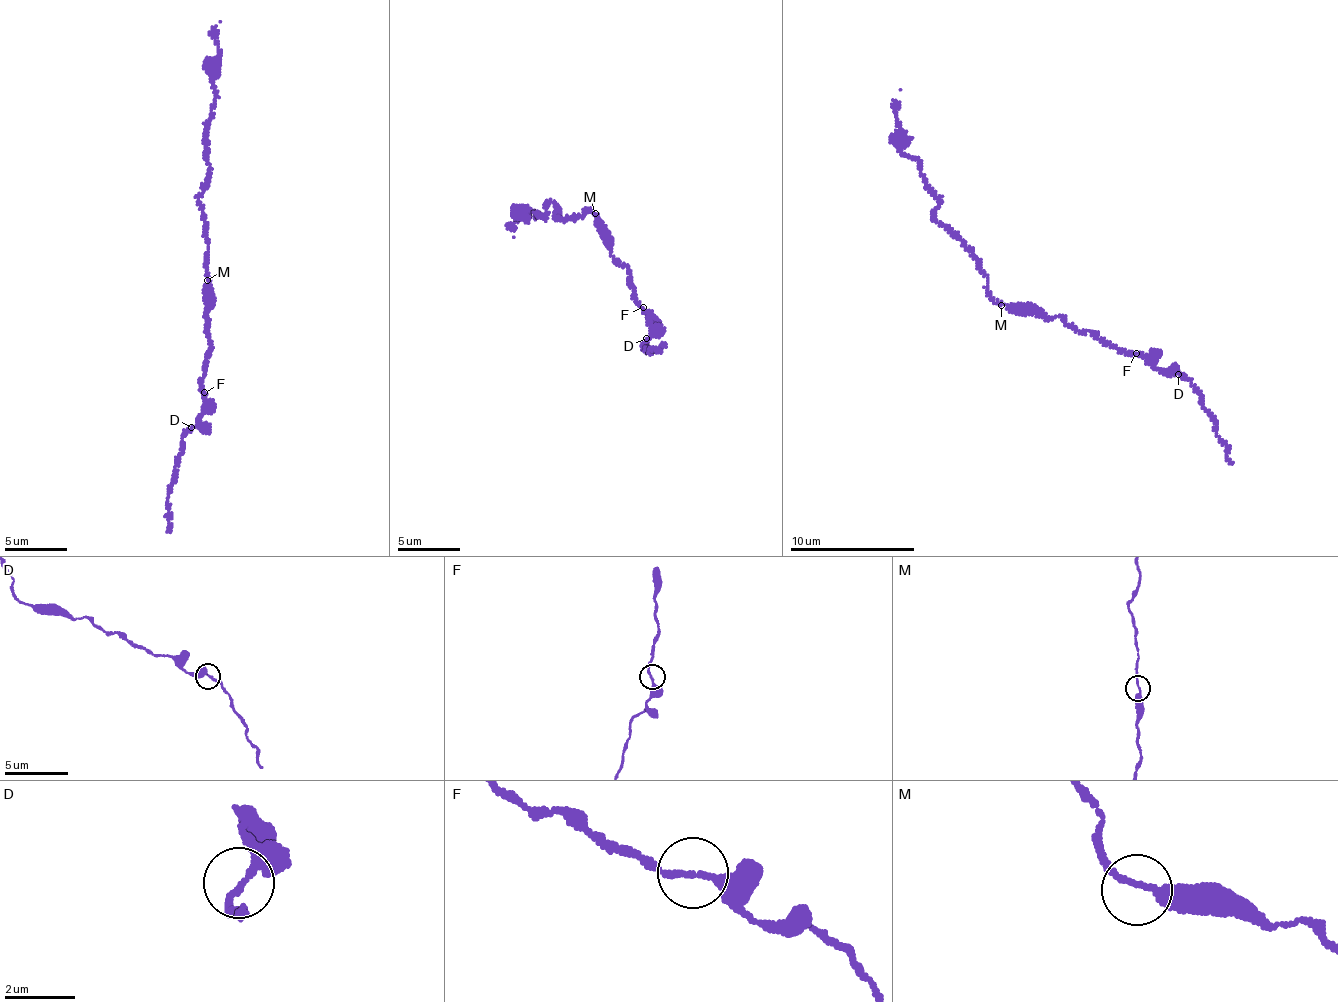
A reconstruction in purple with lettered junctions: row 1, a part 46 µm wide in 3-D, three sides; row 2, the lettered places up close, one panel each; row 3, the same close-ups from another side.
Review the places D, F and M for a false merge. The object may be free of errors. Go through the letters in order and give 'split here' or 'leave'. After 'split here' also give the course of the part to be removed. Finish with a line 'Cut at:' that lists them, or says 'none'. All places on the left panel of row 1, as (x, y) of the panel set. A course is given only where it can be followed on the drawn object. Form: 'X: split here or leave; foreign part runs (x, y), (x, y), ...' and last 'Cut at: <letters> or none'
D: leave
F: leave
M: leave
Cut at: none

